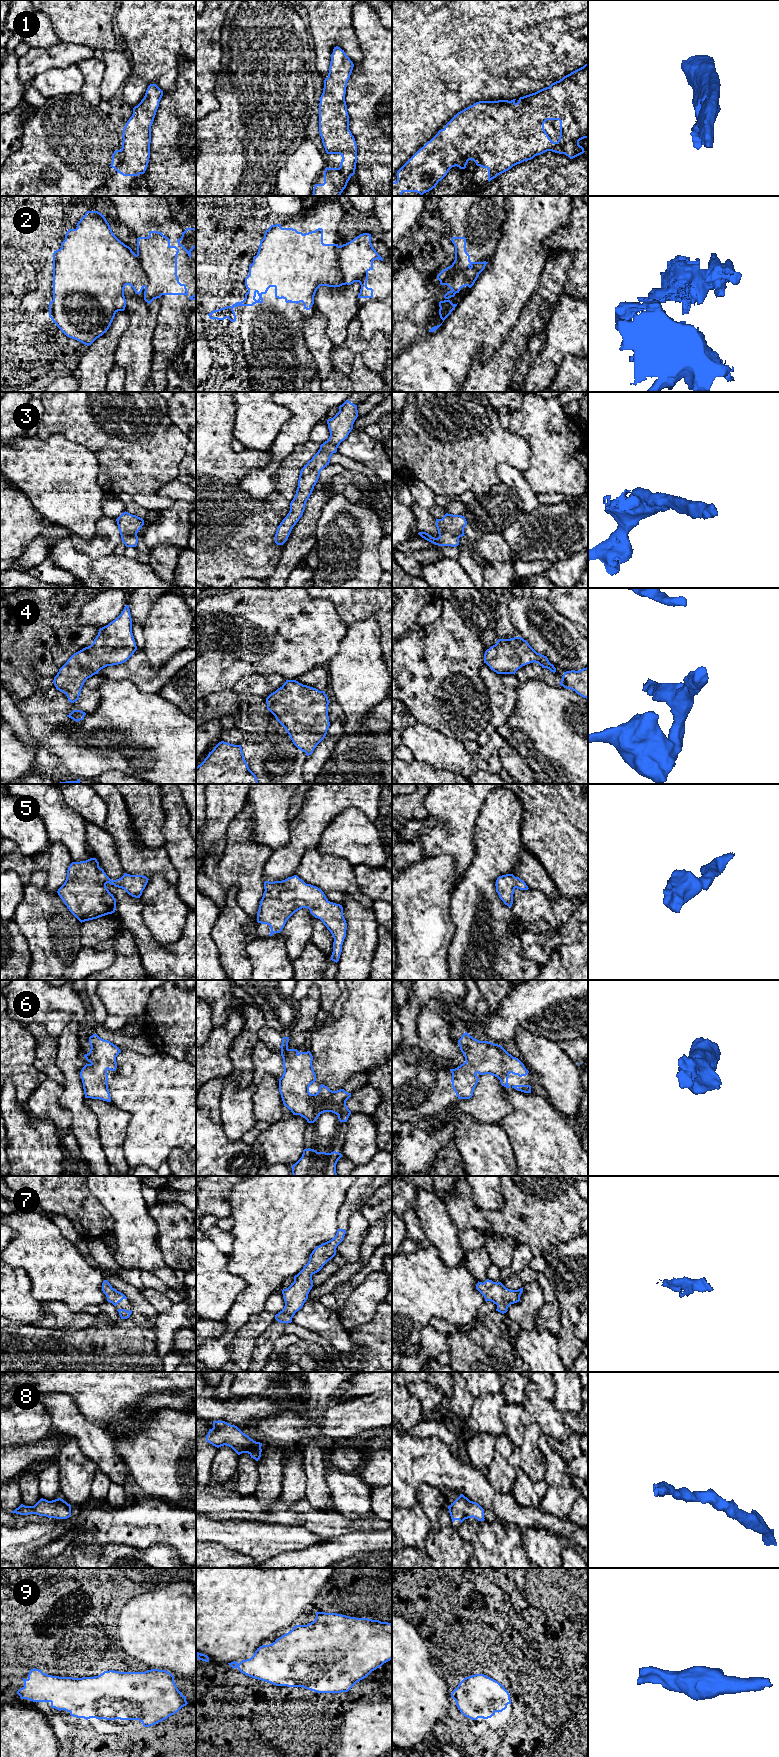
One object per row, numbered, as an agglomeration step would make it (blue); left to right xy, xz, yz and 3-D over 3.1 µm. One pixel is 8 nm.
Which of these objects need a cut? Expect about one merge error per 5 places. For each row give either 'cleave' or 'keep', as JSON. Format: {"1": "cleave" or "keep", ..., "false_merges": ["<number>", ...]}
{"1": "keep", "2": "cleave", "3": "keep", "4": "keep", "5": "keep", "6": "keep", "7": "keep", "8": "keep", "9": "keep", "false_merges": ["2"]}

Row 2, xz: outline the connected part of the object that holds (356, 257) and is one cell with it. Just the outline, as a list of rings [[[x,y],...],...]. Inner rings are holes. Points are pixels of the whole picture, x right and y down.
[[[363,233],[338,247],[342,285],[359,282],[361,289],[358,298],[373,297],[373,289],[367,287],[368,272],[373,270],[374,260],[383,261],[373,248],[371,239],[371,234]]]

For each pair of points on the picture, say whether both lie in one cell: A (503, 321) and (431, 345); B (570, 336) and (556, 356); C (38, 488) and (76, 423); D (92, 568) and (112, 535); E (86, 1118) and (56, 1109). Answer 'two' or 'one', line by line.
A: one
B: one
C: two
D: two
E: two

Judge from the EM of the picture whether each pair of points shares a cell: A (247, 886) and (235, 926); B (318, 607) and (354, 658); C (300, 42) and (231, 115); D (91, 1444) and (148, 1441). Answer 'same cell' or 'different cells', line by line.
A: different cells
B: different cells
C: same cell
D: different cells

